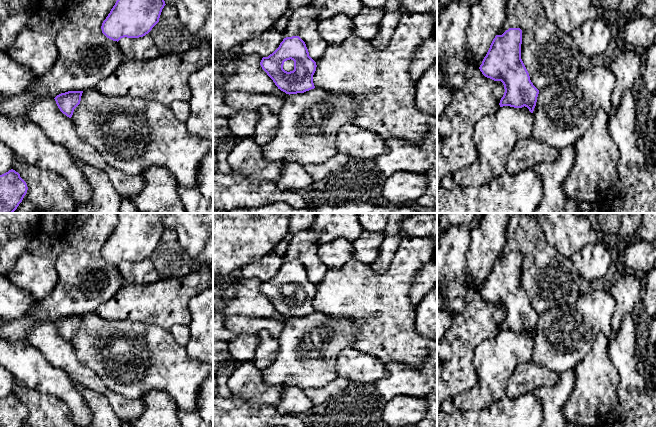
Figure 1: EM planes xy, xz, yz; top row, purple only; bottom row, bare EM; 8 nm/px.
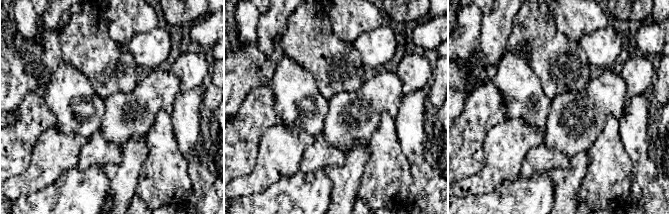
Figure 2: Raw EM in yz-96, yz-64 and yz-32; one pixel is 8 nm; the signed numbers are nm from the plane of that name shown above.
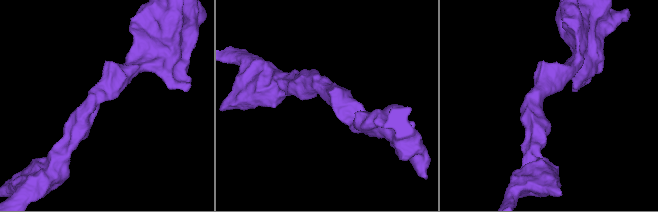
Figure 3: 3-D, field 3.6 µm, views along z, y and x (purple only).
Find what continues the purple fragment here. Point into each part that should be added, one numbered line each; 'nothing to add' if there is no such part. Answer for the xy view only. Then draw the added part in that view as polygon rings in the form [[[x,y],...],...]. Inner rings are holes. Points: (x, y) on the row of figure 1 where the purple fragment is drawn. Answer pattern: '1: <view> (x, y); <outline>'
nothing to add

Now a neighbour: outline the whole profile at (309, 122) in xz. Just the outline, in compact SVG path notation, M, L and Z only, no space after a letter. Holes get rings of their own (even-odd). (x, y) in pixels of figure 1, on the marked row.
M314 88L286 97L278 116L279 128L274 139L262 147L269 162L322 164L337 153L337 135L346 124L352 124L358 113L358 100L347 94L333 94Z

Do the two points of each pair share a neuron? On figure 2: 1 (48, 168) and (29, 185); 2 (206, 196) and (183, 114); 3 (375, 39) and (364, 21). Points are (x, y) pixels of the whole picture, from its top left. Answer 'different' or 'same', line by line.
1: same
2: same
3: different

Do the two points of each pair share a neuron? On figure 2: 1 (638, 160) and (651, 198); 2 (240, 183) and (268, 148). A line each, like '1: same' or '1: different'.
1: same
2: same

